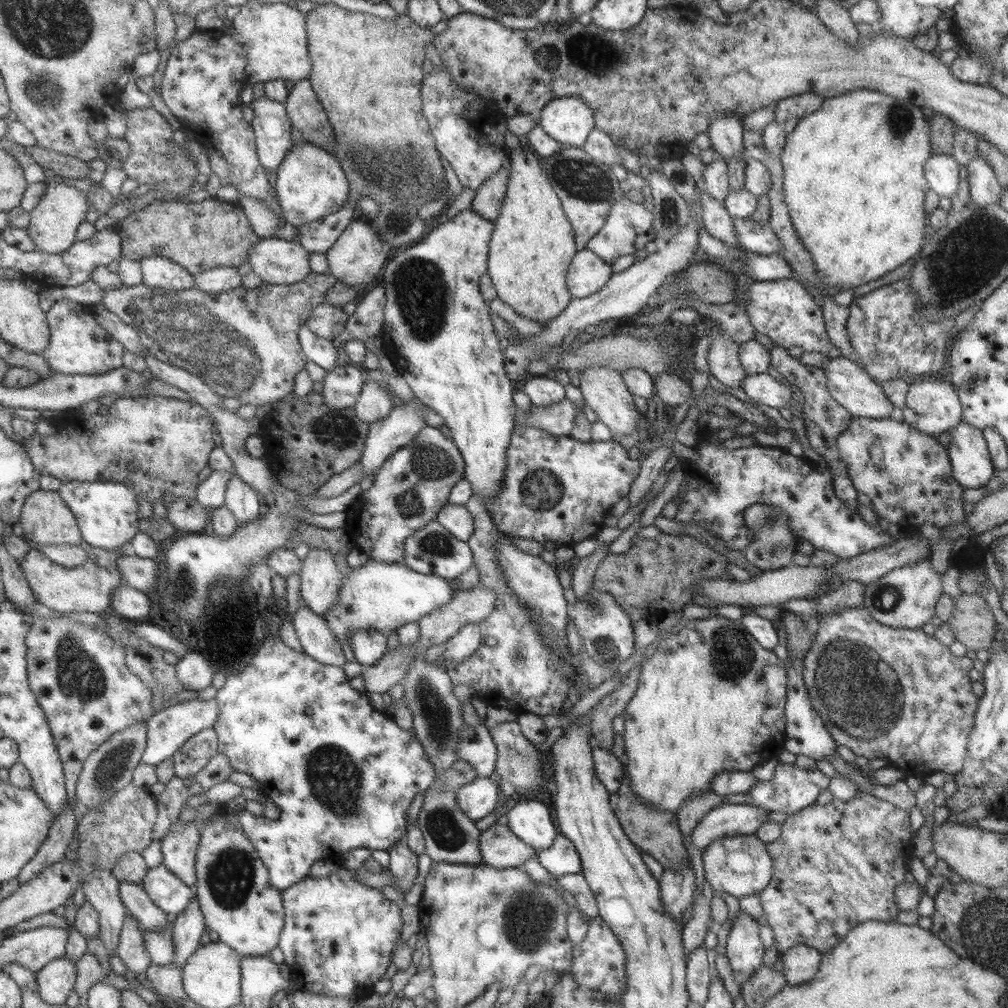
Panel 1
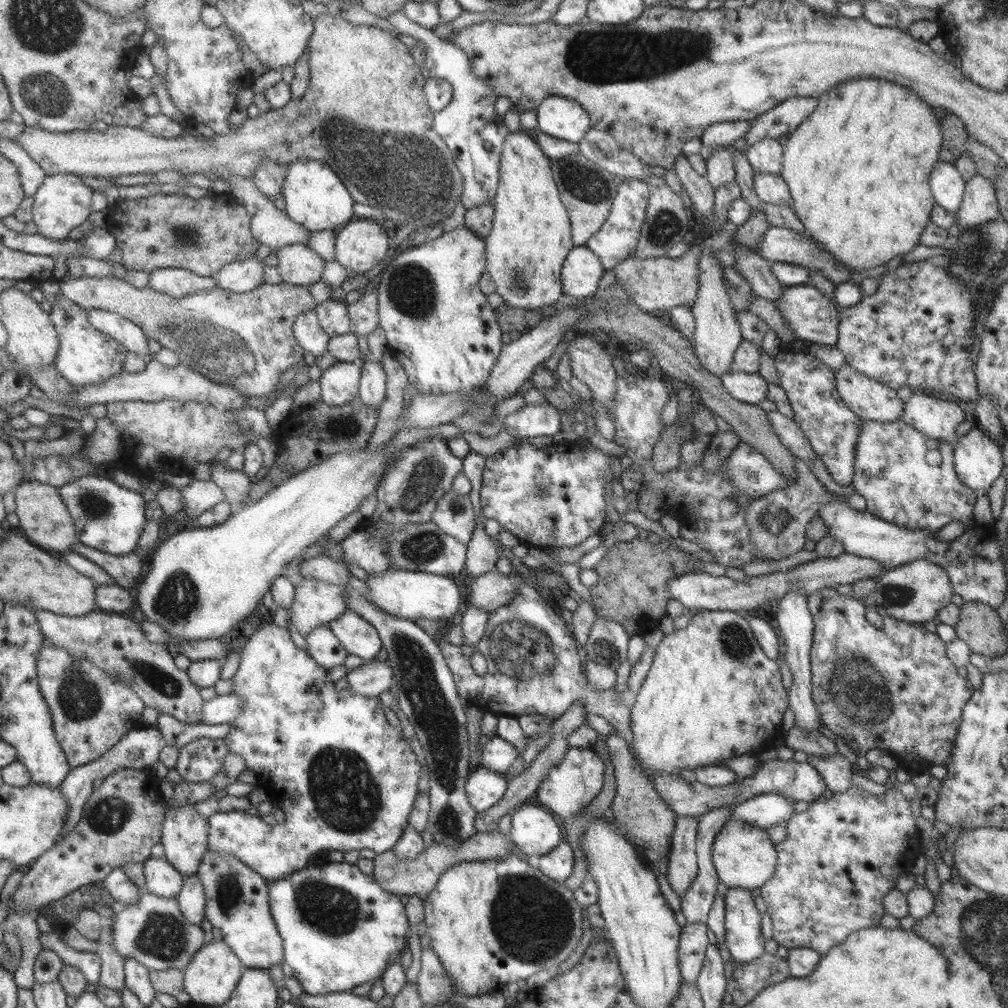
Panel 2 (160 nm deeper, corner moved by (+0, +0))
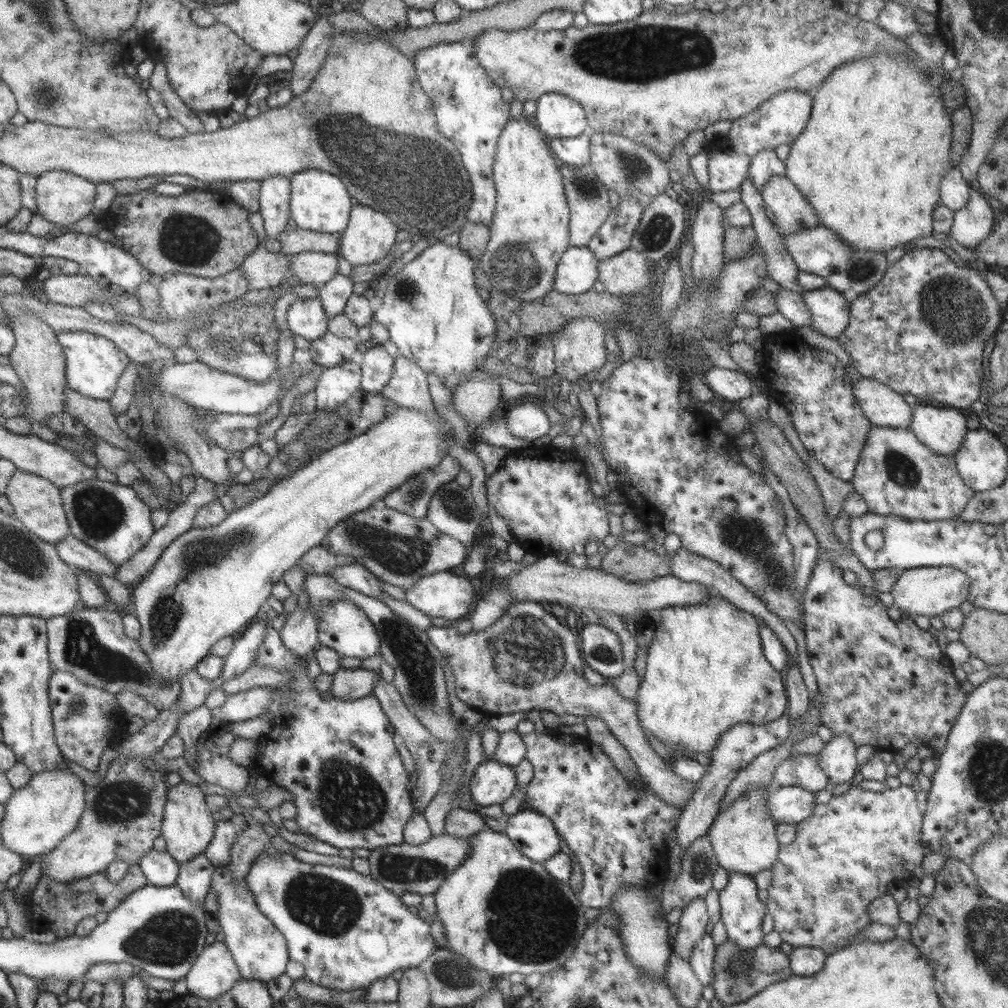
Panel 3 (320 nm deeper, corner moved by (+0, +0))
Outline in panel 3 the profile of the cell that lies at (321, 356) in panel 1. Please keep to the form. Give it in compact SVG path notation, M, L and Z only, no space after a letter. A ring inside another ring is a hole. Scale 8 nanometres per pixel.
M297 298L287 308L287 327L292 335L313 342L327 331L327 317L318 298Z

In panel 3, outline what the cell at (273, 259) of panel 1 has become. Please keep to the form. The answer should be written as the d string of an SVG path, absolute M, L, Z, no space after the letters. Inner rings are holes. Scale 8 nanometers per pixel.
M303 251L290 256L291 279L316 288L331 280L338 272L336 253Z

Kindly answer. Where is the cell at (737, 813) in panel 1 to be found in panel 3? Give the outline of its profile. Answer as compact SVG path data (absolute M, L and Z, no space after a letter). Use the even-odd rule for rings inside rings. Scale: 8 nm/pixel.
M783 786L769 790L767 812L775 823L797 825L813 813L815 793L801 786Z

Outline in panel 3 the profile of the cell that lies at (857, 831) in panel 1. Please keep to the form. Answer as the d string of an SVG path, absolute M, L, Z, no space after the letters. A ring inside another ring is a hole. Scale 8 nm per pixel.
M859 781L840 796L831 796L827 804L817 804L813 813L796 825L795 839L778 848L777 860L770 866L771 884L766 888L766 914L773 920L773 930L792 947L817 947L826 954L843 948L869 923L867 904L884 896L893 887L913 881L913 868L925 855L920 843L922 815L910 786L881 792L861 790Z

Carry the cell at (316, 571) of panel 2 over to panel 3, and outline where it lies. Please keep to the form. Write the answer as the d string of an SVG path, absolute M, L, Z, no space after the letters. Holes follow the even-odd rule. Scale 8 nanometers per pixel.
M352 563L337 566L333 571L329 571L327 575L333 577L345 588L381 601L383 589L381 589L381 584L377 581L378 578L374 574L369 573L362 565L359 566L359 564Z

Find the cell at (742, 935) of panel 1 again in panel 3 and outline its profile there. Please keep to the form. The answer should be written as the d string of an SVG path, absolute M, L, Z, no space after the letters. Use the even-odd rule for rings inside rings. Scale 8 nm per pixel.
M728 873L725 887L718 891L720 920L724 924L728 939L741 950L753 950L762 943L761 938L764 934L761 931L761 922L766 911L763 902L757 898L757 889L751 876Z

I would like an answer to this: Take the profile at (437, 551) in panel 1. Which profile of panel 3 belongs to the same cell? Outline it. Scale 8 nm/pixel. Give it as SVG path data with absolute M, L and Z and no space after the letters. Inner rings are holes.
M381 503L373 504L361 512L355 512L354 515L336 522L321 539L319 545L331 554L342 554L343 556L355 558L355 561L361 564L369 573L374 574L383 582L391 584L391 586L397 586L402 591L410 588L422 576L440 571L449 571L459 566L459 564L464 563L468 552L468 546L439 532L426 517L417 519L404 515L402 512L387 508Z

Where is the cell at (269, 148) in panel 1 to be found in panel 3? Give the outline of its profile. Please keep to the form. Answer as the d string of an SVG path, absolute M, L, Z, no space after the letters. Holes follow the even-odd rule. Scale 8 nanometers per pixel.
M271 176L260 181L259 214L262 216L266 236L277 238L286 227L290 216L290 179Z

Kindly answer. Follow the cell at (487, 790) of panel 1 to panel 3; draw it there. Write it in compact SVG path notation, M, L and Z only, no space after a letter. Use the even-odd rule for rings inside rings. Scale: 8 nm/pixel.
M490 759L475 766L469 794L479 807L501 805L515 792L515 786L515 767Z

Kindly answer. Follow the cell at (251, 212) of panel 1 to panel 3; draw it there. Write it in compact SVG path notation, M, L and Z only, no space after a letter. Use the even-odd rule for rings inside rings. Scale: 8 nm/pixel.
M286 225L275 239L279 240L282 253L293 256L303 251L336 253L339 237L339 234L313 232Z

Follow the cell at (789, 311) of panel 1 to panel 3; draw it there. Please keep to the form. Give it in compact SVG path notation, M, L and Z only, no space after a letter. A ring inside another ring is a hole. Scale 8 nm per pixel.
M826 288L801 292L801 300L811 314L811 325L817 333L837 339L847 327L850 303L843 294Z

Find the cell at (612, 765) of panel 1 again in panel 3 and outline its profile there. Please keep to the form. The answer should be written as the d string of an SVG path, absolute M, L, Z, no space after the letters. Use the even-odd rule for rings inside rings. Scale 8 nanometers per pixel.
M547 731L520 734L520 739L526 748L525 759L533 766L533 777L526 785L524 801L533 811L551 820L564 850L579 862L582 884L578 900L581 906L606 910L611 897L624 886L657 889L665 879L666 835L675 829L680 810L659 800L645 784L643 790L637 792L637 788L619 774L601 747L589 740L568 745L549 736Z

